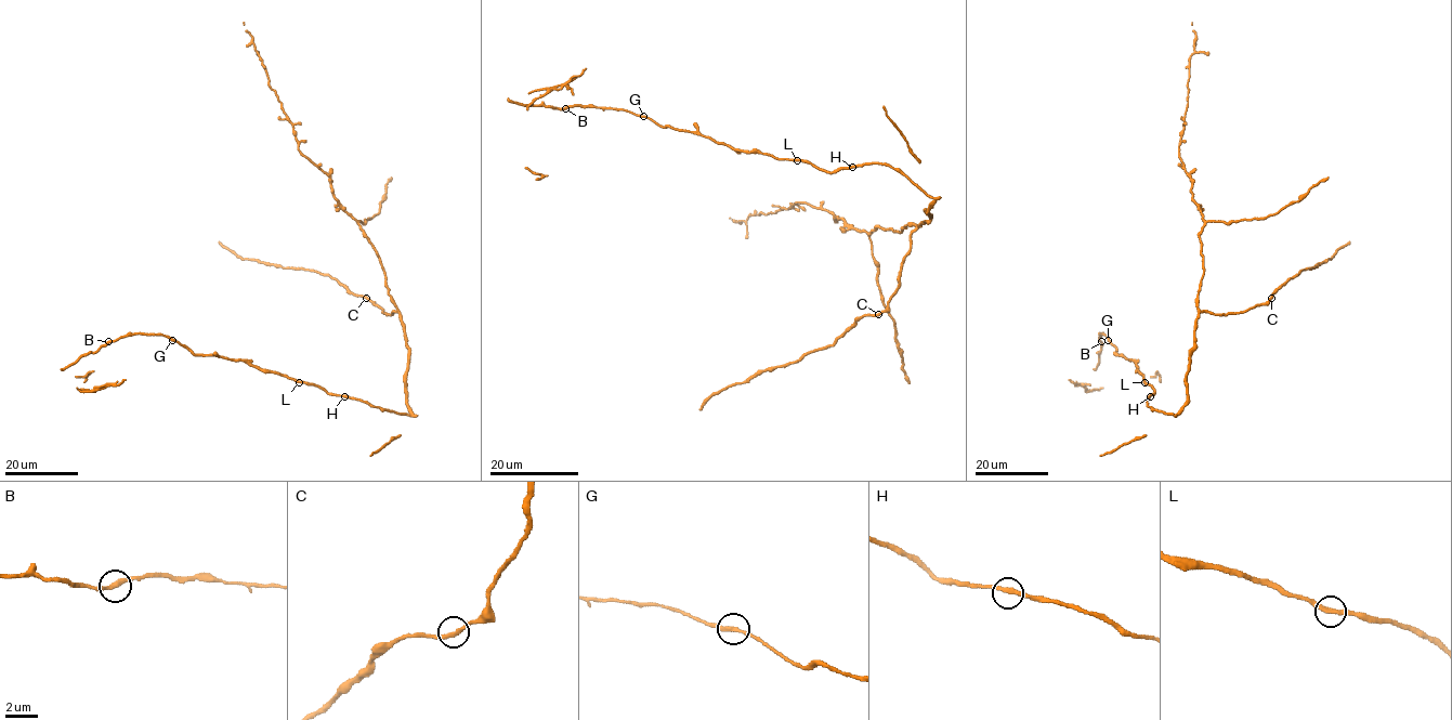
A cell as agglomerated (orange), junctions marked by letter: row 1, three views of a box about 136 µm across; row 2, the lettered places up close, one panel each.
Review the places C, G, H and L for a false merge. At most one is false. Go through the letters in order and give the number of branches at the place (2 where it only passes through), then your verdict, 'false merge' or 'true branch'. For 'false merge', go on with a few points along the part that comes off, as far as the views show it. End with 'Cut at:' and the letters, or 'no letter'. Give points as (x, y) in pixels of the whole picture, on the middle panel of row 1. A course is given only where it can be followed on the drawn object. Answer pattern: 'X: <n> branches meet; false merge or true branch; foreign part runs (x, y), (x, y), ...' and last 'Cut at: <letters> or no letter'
C: 2 branches meet; true branch
G: 2 branches meet; false merge
H: 2 branches meet; true branch
L: 2 branches meet; true branch
Cut at: G

